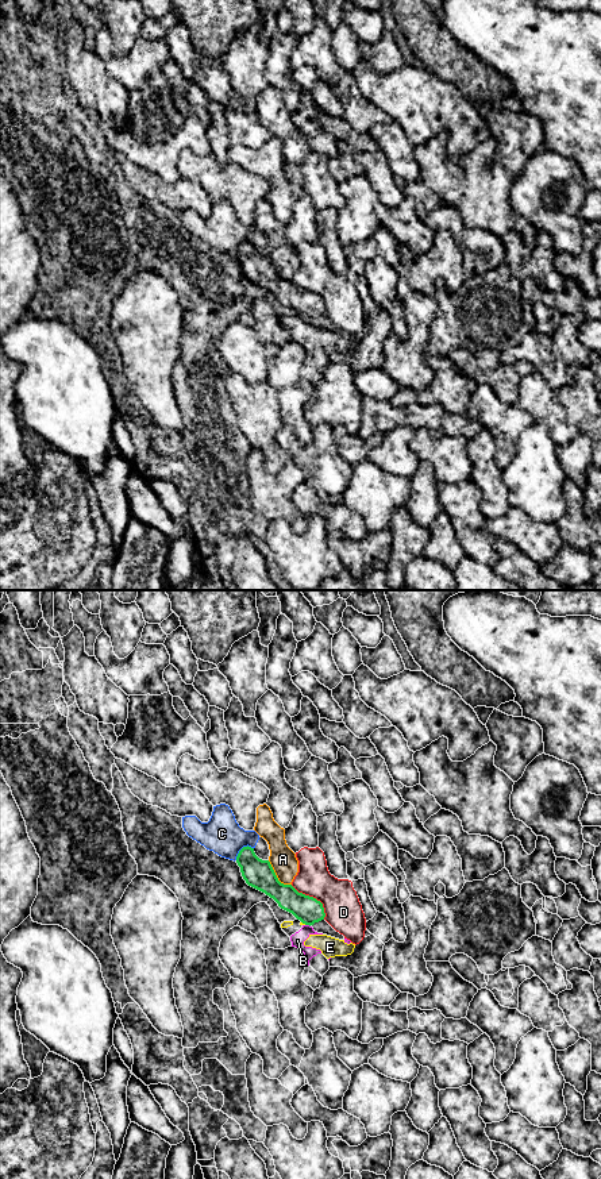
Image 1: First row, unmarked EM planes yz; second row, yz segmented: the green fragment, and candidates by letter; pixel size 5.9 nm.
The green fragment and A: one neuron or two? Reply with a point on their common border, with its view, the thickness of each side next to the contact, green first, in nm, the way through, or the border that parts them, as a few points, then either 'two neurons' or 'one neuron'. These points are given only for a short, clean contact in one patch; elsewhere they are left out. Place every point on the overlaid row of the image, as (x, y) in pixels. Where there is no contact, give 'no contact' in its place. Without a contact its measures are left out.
contact yz (276, 877); calibres 170 and 160 nm; two neurons

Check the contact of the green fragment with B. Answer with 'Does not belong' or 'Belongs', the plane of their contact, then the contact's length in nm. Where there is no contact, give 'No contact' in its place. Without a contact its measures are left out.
Does not belong. Touches green in yz. Shared border 40 nm

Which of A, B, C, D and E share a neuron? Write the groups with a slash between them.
A / B E / C / D

